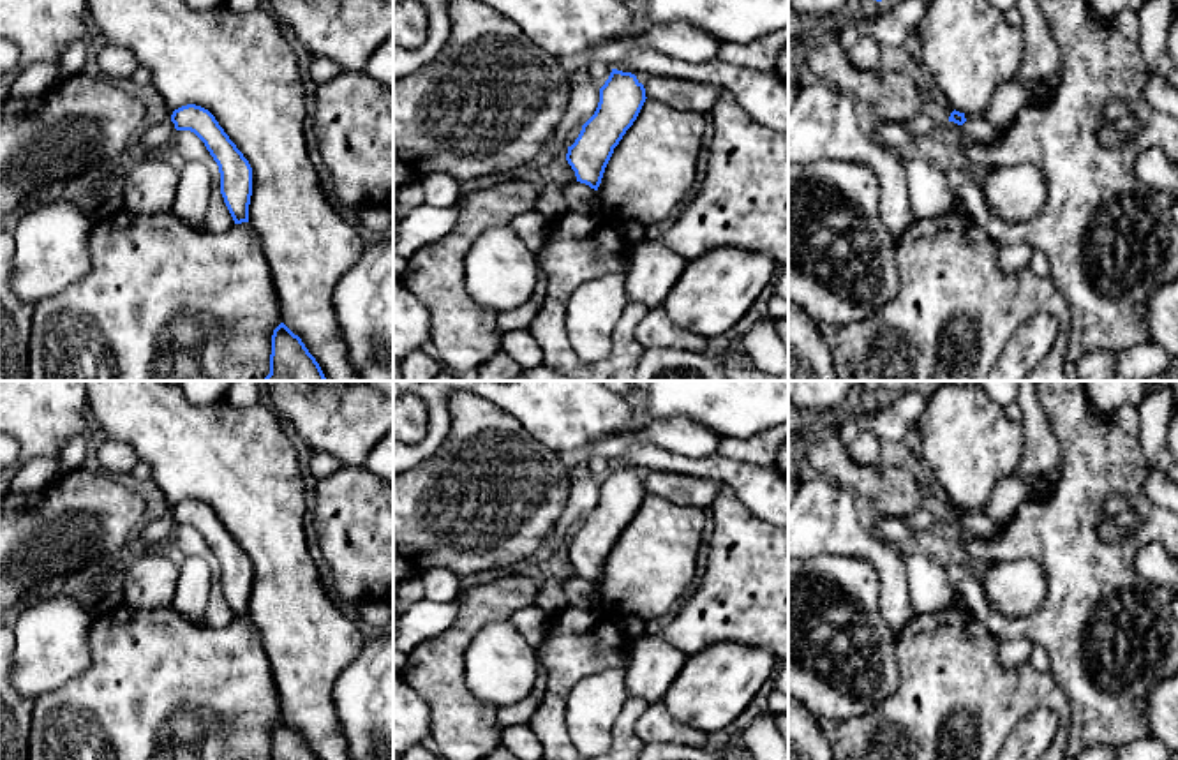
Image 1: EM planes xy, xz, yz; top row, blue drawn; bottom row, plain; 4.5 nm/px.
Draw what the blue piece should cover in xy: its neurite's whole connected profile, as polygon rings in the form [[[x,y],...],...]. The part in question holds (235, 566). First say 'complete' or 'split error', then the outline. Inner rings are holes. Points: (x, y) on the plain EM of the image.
complete | [[[187,499],[173,506],[171,517],[176,525],[190,525],[205,538],[219,561],[220,589],[235,619],[249,617],[252,563],[215,511],[201,501]]]

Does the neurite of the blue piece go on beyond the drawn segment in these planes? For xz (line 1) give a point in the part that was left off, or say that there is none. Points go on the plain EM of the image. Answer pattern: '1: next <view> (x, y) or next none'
1: next none

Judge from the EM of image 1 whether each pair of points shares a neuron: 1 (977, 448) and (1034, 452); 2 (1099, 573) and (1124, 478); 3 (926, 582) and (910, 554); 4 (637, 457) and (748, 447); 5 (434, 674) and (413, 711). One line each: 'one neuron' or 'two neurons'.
1: two neurons
2: one neuron
3: one neuron
4: two neurons
5: two neurons

